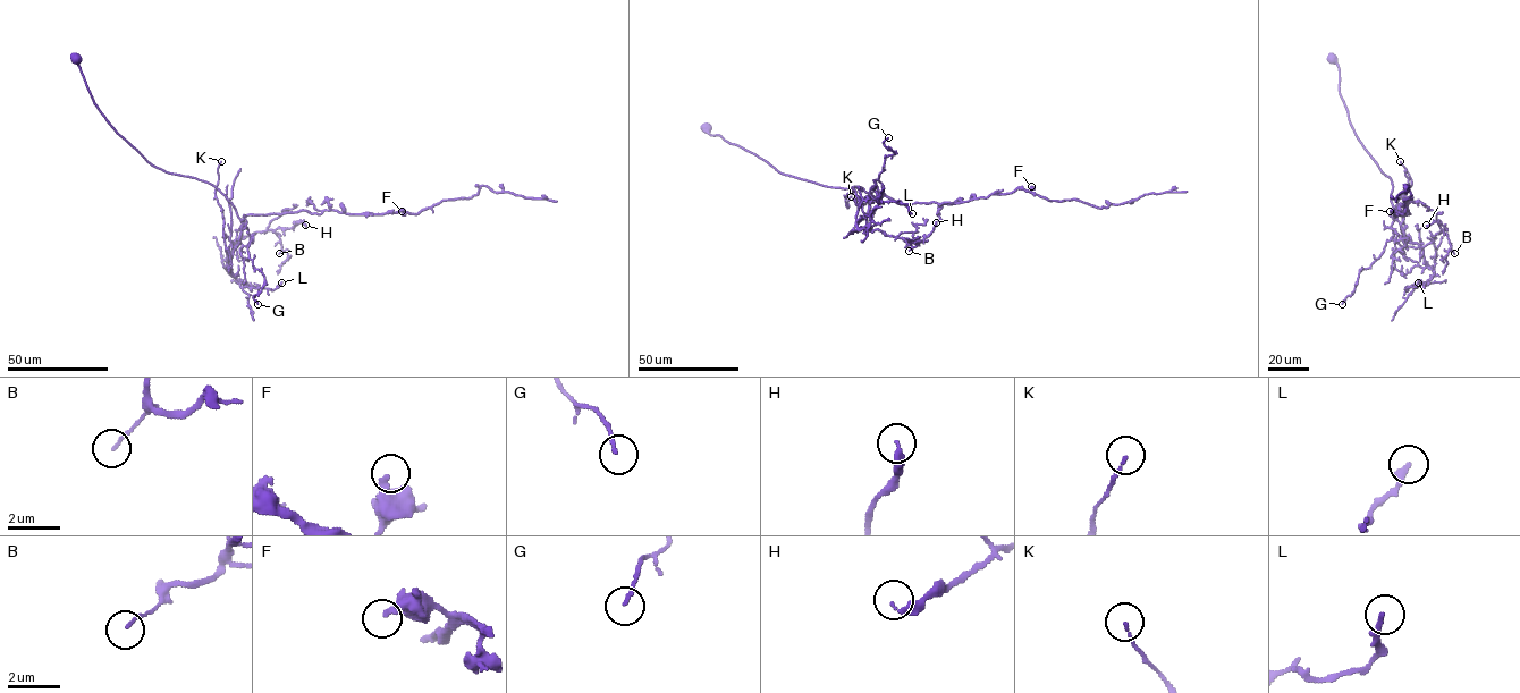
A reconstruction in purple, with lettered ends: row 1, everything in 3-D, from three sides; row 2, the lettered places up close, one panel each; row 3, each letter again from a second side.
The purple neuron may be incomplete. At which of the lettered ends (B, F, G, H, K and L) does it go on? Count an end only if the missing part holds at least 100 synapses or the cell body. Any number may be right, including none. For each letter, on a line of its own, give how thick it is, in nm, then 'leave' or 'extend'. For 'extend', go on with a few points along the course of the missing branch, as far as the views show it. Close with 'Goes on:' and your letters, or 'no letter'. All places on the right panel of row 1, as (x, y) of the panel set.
B: 110 nm thick; leave
F: 240 nm thick; leave
G: 120 nm thick; leave
H: 200 nm thick; leave
K: 100 nm thick; leave
L: 200 nm thick; leave
Goes on: no letter

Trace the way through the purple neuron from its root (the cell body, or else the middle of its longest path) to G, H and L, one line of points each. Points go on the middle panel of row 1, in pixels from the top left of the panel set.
G: (706, 127), (783, 175), (860, 186), (870, 202), (880, 199), (885, 158), (895, 153), (883, 142), (888, 137)
H: (706, 127), (783, 175), (833, 187), (860, 186), (872, 195), (866, 217), (870, 230), (921, 241), (936, 222)
L: (706, 127), (783, 175), (870, 193), (869, 212), (855, 225), (860, 230), (881, 202), (905, 203), (912, 213)

